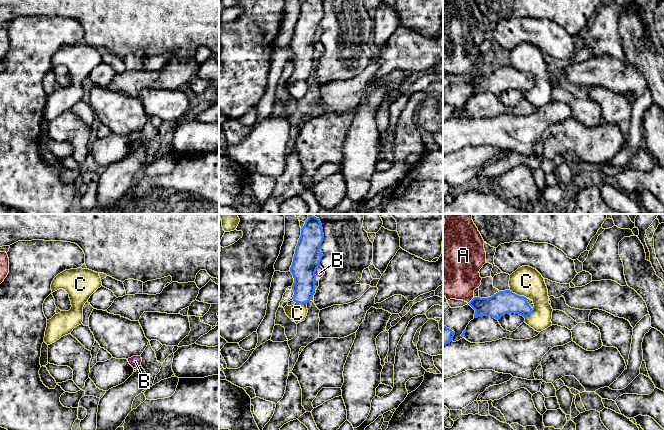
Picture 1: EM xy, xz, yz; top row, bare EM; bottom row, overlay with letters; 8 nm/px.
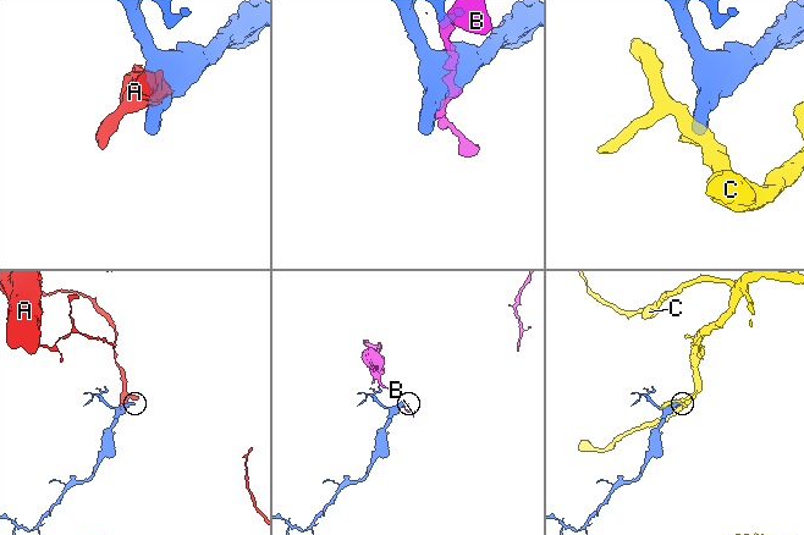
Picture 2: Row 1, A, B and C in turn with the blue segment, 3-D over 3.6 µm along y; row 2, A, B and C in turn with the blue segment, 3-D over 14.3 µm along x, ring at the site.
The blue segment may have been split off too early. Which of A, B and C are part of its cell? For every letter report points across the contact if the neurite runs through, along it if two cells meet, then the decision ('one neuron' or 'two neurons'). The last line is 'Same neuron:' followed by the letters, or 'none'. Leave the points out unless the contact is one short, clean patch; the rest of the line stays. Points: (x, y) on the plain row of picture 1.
A: two neurons
B: two neurons
C: along yz (509, 66), (527, 74) | two neurons
Same neuron: none

